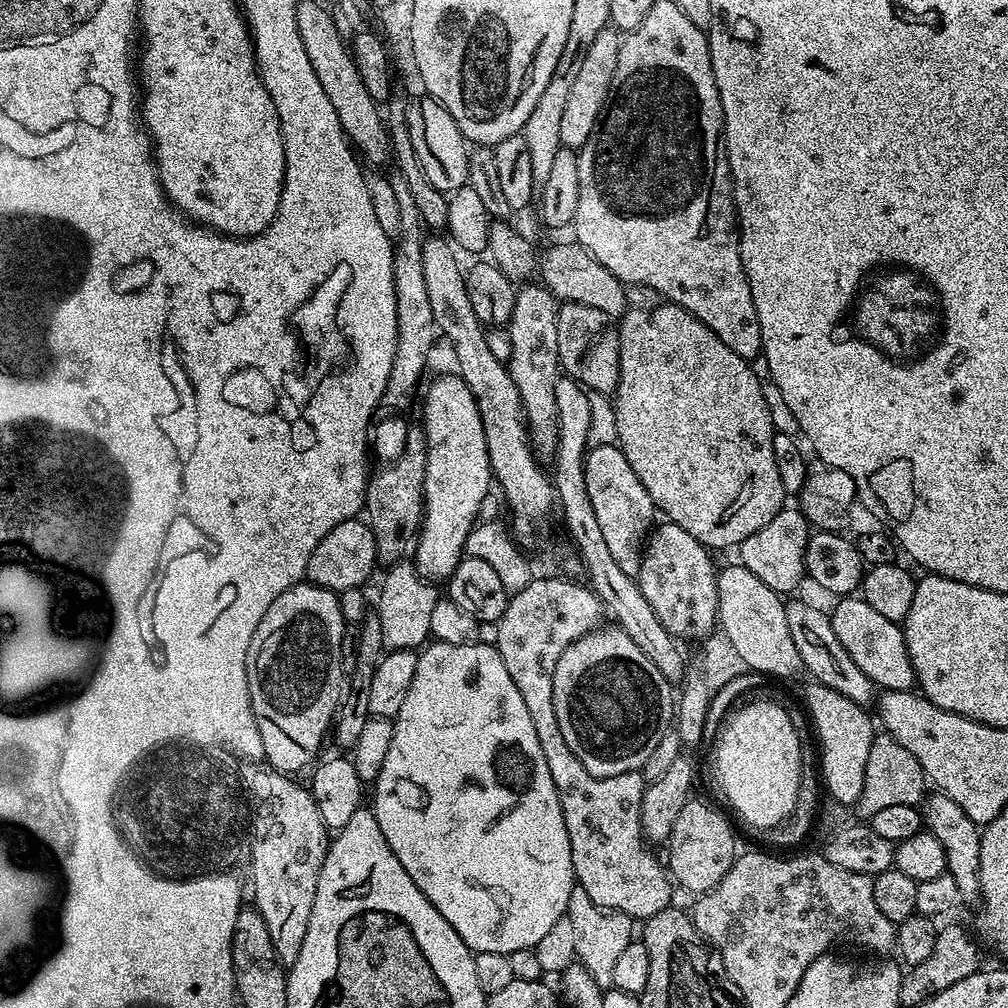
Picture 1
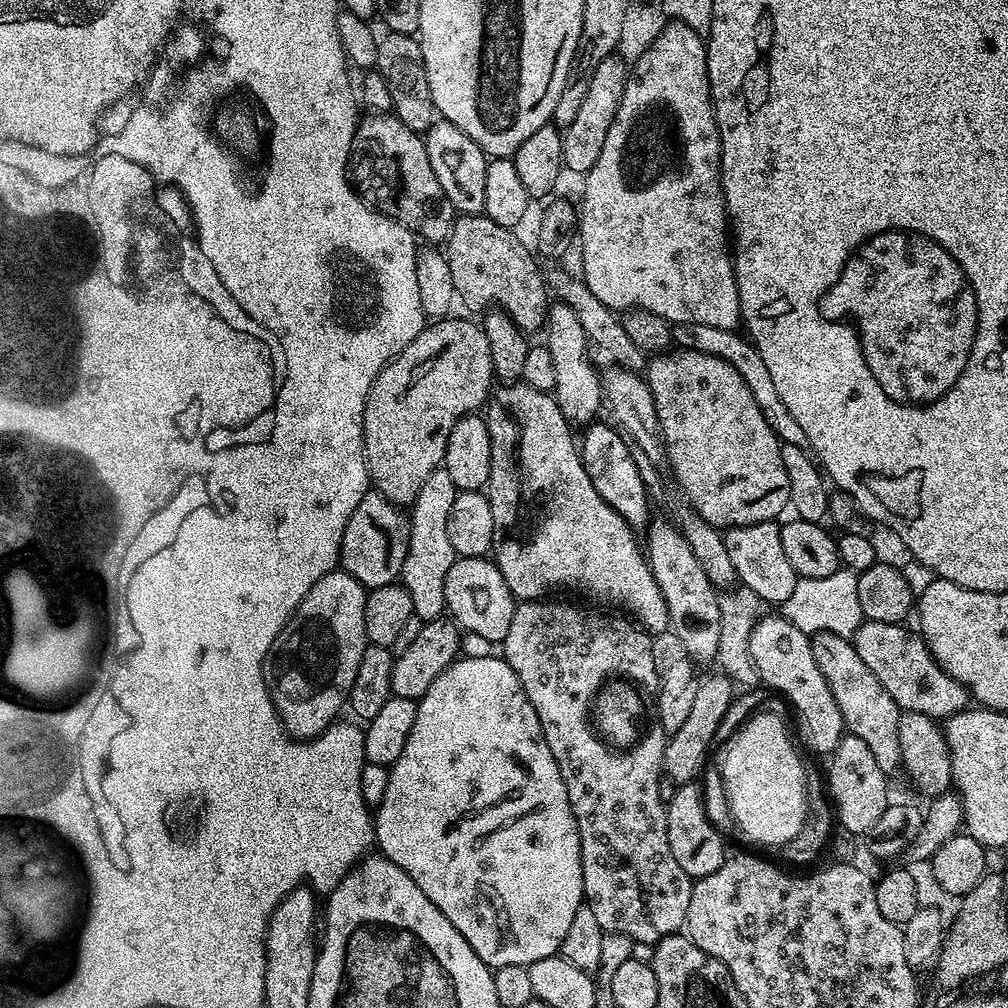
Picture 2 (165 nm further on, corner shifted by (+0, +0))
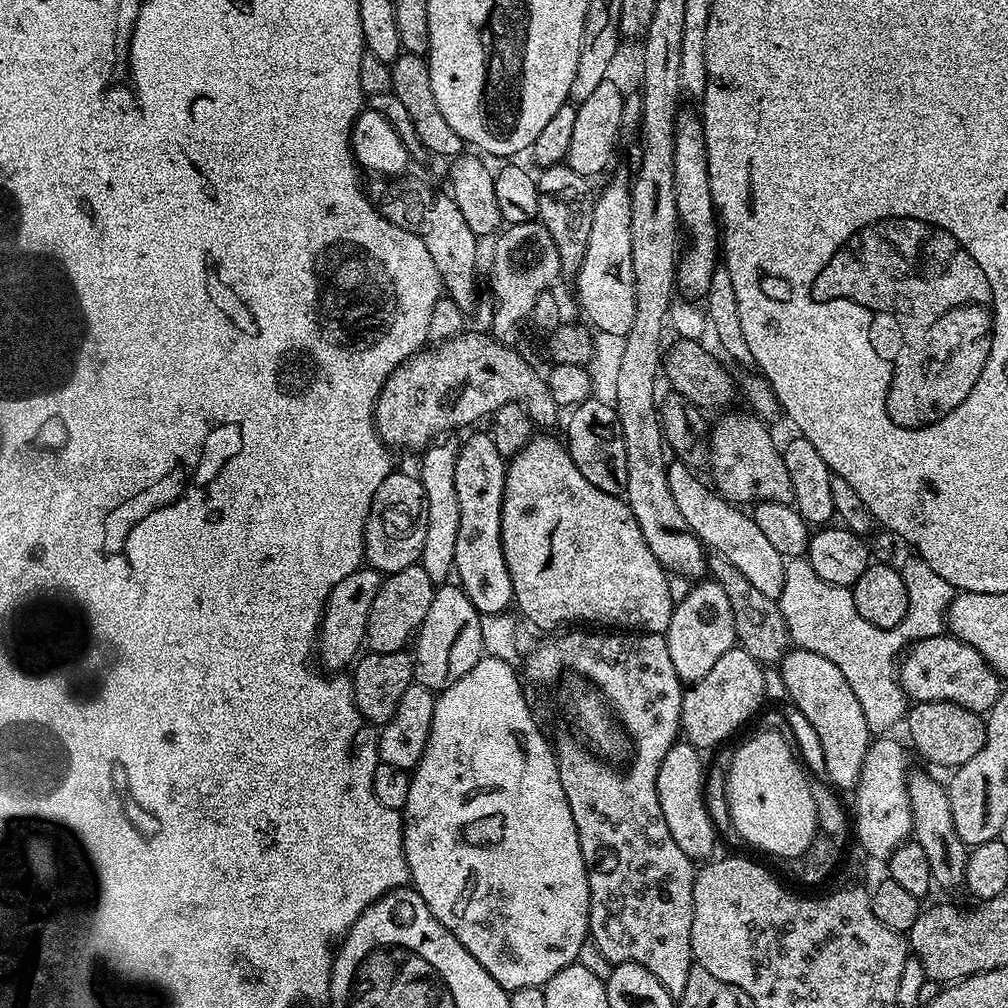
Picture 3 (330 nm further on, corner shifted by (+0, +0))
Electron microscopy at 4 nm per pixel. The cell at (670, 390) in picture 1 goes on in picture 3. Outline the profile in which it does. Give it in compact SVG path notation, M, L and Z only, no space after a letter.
M725 411L725 416L710 428L710 475L716 479L715 491L737 506L748 506L762 500L771 504L792 504L794 486L790 486L790 474L786 474L781 449L778 444L776 448L768 433L769 425L751 411L730 411Z

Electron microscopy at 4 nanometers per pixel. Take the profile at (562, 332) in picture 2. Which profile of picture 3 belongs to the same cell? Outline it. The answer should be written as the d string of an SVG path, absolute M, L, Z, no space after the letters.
M567 163L555 164L549 168L540 168L536 176L536 189L538 190L538 220L544 224L546 230L554 238L561 258L561 273L565 277L575 277L582 266L582 258L586 258L586 246L590 246L590 226L594 222L594 188L590 185L589 177L570 170Z

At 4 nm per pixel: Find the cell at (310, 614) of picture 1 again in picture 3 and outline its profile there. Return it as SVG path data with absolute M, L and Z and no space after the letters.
M361 566L354 570L354 574L342 578L338 586L334 586L324 607L324 617L320 620L318 633L318 660L325 664L325 669L347 669L361 655L360 644L362 648L368 634L370 602L374 602L374 594L378 594L381 579L381 573L376 569Z

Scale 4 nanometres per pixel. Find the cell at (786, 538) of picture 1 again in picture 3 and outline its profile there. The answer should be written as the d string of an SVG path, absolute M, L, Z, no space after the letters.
M679 462L669 463L668 481L670 494L674 494L686 526L704 545L715 555L726 558L755 588L766 598L779 601L784 585L784 565L786 558L774 550L772 543L766 539L766 534L758 530L758 522L752 520L751 515L743 507L737 506L731 500L725 500L719 492L703 484L696 472Z

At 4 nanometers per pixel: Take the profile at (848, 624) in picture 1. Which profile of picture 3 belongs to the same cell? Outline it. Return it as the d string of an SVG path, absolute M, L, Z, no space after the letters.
M941 634L934 638L922 638L915 641L903 653L898 664L900 687L909 701L921 704L922 702L938 702L949 700L971 712L986 714L998 702L1002 678L966 642L957 636Z

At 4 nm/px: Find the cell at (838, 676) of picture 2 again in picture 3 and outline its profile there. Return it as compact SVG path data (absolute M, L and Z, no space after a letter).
M912 770L908 774L908 797L912 811L912 836L922 846L926 862L930 862L933 881L939 887L940 884L944 888L961 887L964 884L970 848L962 842L962 838L958 838L958 830L954 830L954 816L950 810L947 787L924 772Z

